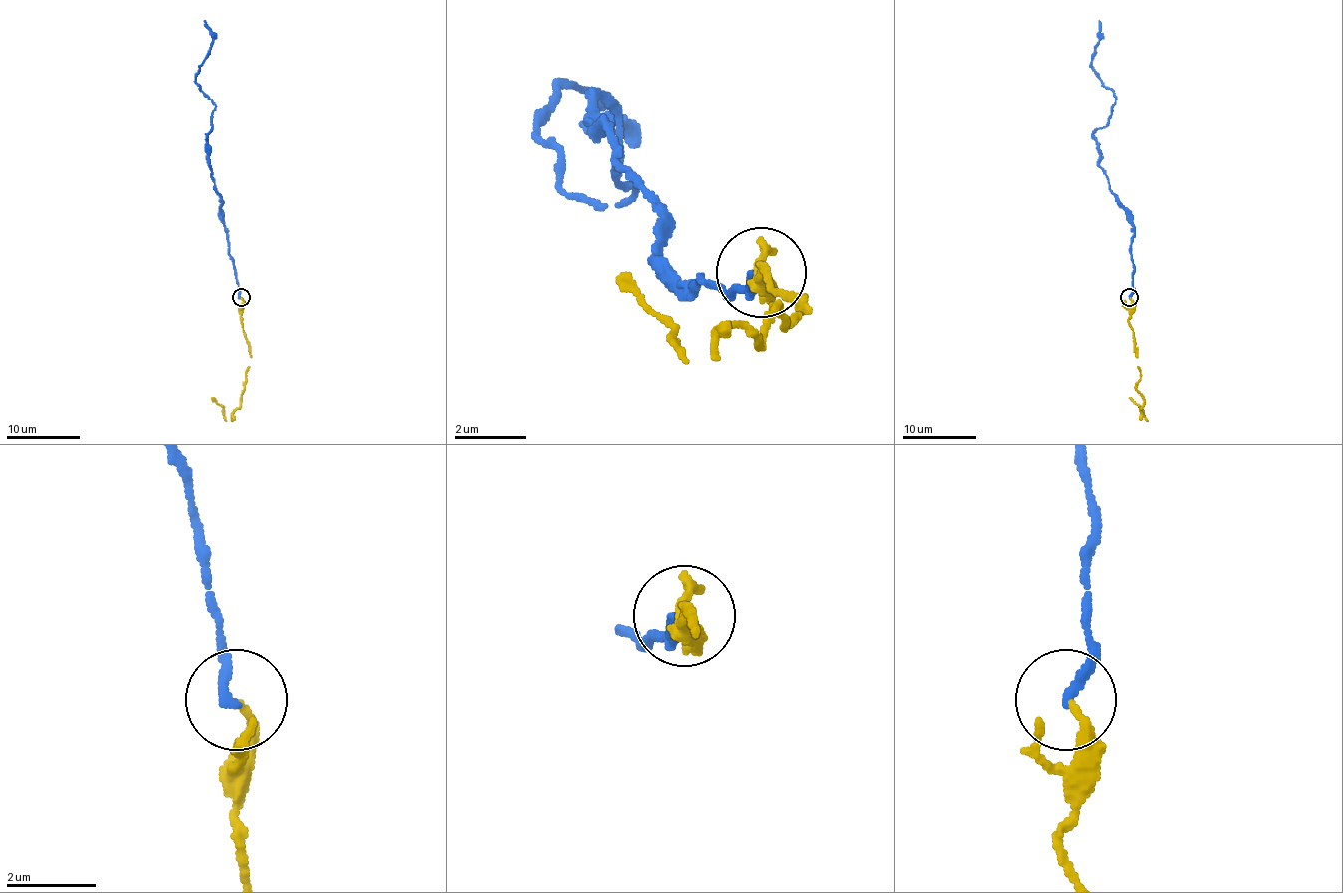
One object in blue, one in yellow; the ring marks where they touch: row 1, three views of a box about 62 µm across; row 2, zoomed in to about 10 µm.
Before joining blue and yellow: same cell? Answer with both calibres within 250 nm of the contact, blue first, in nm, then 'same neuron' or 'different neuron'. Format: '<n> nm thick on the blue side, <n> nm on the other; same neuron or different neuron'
240 nm thick on the blue side, 180 nm on the other; same neuron

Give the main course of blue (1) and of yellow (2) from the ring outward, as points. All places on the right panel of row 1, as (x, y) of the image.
1: (1130, 297), (1131, 214), (1098, 164), (1095, 131), (1107, 122), (1115, 102), (1115, 93), (1091, 65), (1100, 21)
2: (1130, 297), (1128, 324), (1133, 332), (1141, 372), (1137, 391), (1144, 402), (1141, 411), (1148, 420), (1130, 398)

